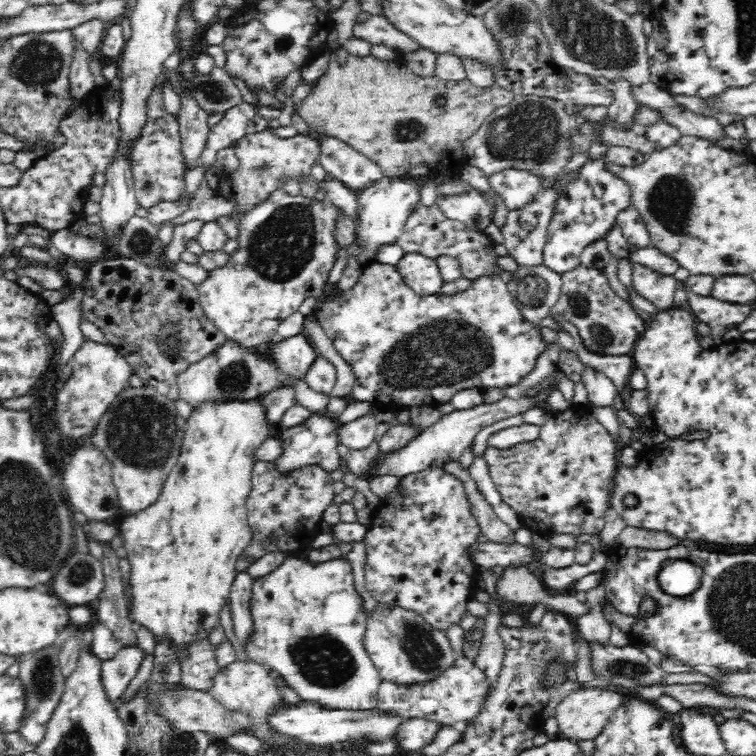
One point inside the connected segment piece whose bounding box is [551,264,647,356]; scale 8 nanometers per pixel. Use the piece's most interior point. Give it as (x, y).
(607, 324)

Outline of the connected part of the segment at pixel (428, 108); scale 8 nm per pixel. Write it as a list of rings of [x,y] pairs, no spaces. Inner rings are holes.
[[[345,49],[331,52],[325,73],[314,82],[312,92],[295,104],[293,115],[298,115],[316,136],[330,136],[343,140],[354,150],[373,160],[387,178],[406,179],[412,170],[417,174],[461,176],[462,168],[468,166],[464,145],[499,106],[504,105],[511,95],[502,90],[490,90],[474,86],[468,78],[449,81],[434,74],[431,77],[418,76],[403,60],[382,61],[372,56],[358,57]],[[444,99],[440,106],[437,102]]]

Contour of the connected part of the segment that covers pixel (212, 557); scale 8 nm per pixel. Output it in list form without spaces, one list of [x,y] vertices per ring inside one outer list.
[[[254,399],[252,403],[206,404],[205,407],[193,411],[187,422],[188,430],[183,432],[181,454],[178,456],[178,461],[172,467],[170,474],[164,480],[162,492],[159,493],[154,504],[150,504],[150,506],[143,508],[134,515],[124,517],[119,529],[123,546],[126,547],[126,558],[131,566],[128,584],[130,584],[130,598],[132,598],[132,601],[127,602],[129,604],[128,617],[135,626],[140,625],[152,632],[156,646],[169,644],[171,650],[174,651],[175,659],[179,660],[179,664],[184,663],[185,659],[188,658],[188,648],[192,644],[208,639],[208,634],[220,624],[220,610],[226,604],[229,604],[228,597],[236,574],[236,562],[253,540],[253,532],[247,522],[247,508],[245,505],[246,498],[250,494],[250,478],[252,466],[255,463],[253,457],[256,450],[264,443],[264,440],[267,440],[270,436],[270,425],[266,421],[261,399]]]

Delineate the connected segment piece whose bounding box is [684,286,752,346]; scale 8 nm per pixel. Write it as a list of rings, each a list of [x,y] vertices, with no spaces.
[[[684,286],[688,295],[688,308],[695,314],[699,322],[706,322],[710,326],[711,337],[715,346],[724,344],[723,334],[732,328],[732,324],[744,322],[750,312],[752,305],[730,304],[730,302],[720,302],[711,296],[698,296],[692,292],[689,286]]]

